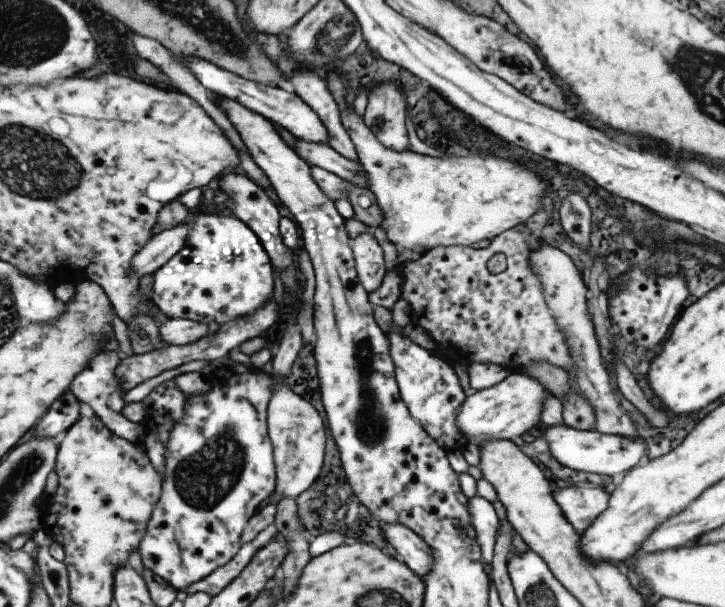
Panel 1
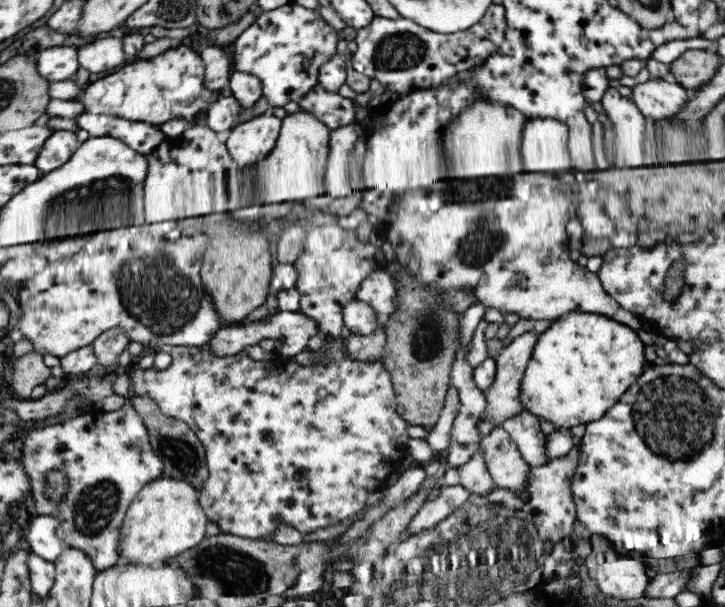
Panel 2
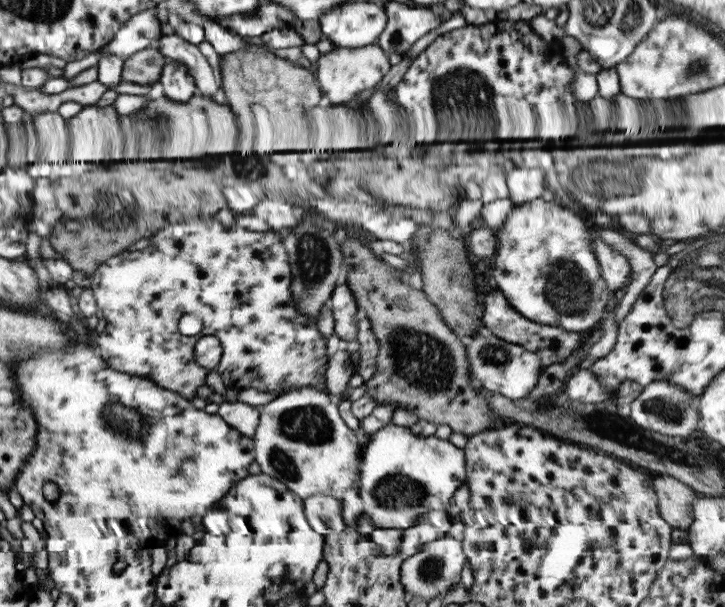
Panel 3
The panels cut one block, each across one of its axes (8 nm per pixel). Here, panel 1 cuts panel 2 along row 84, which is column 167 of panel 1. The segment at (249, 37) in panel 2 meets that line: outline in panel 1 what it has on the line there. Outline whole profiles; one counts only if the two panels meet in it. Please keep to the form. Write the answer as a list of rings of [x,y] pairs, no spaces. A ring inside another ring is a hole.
[[[198,215],[187,225],[182,247],[153,273],[150,300],[163,315],[170,319],[189,319],[207,325],[210,320],[217,324],[237,318],[245,318],[257,310],[267,299],[271,299],[273,288],[272,266],[260,240],[235,215]]]

